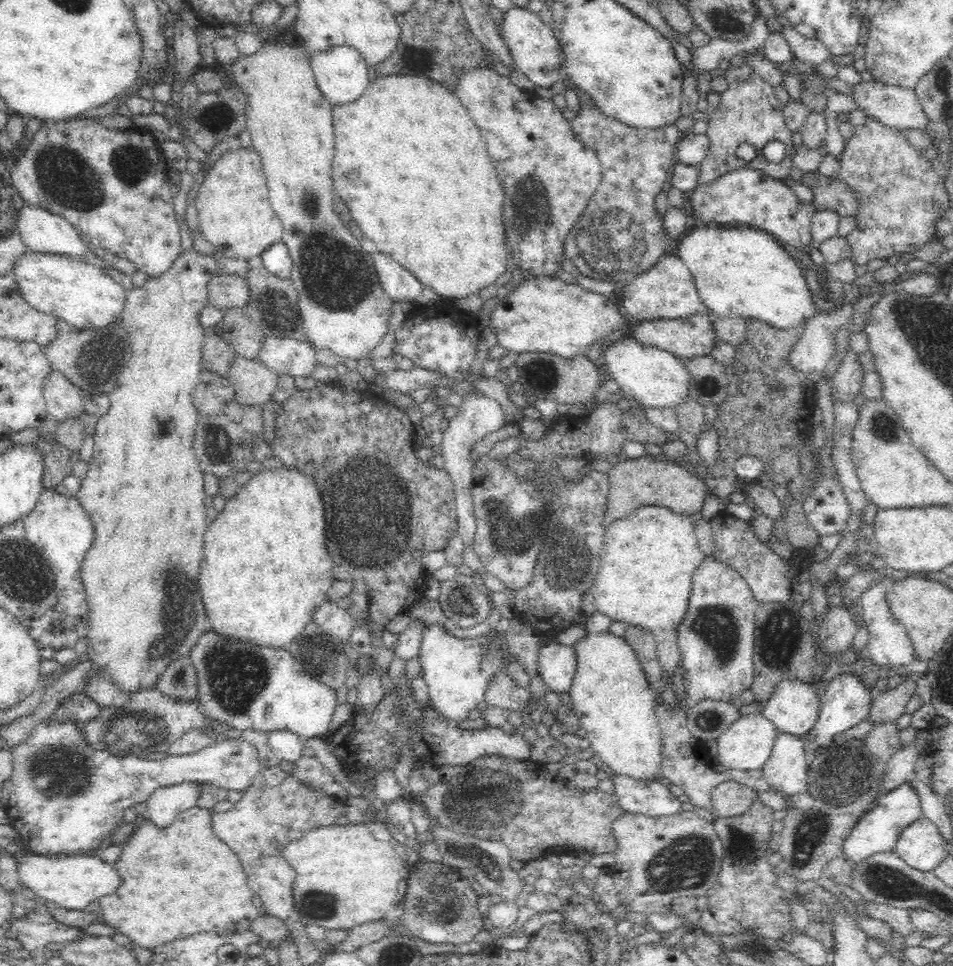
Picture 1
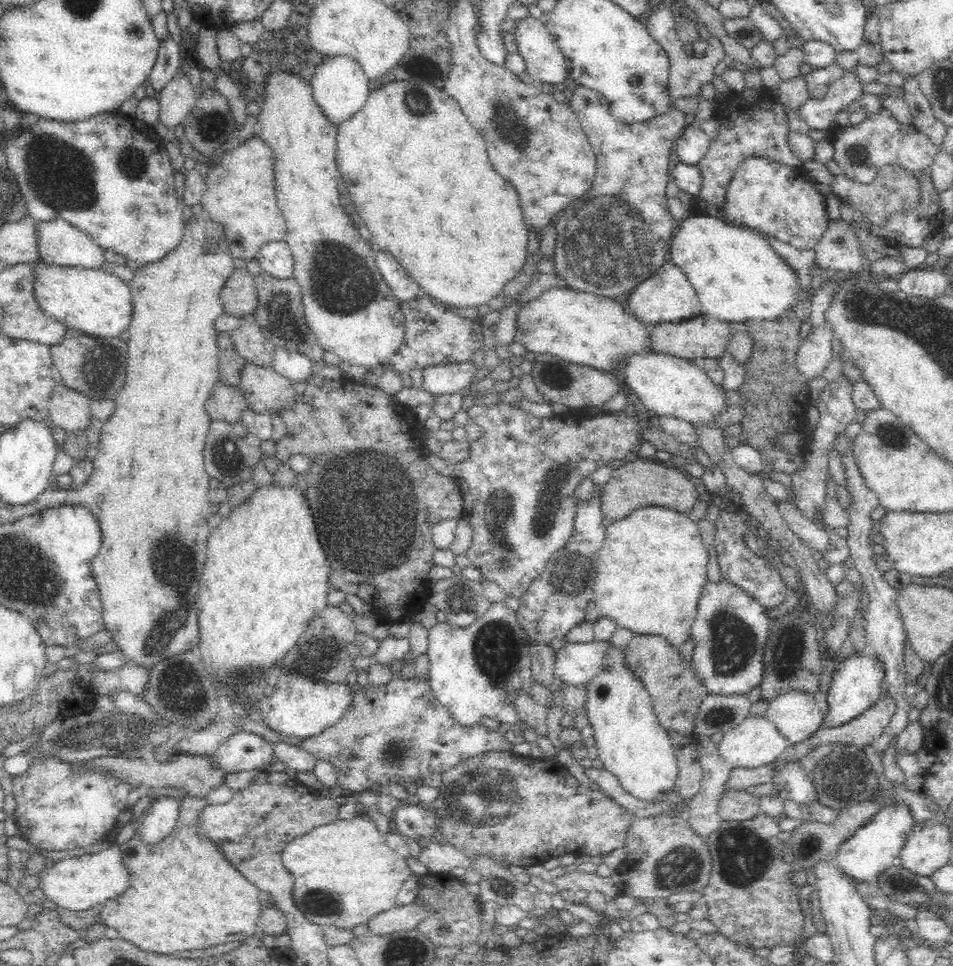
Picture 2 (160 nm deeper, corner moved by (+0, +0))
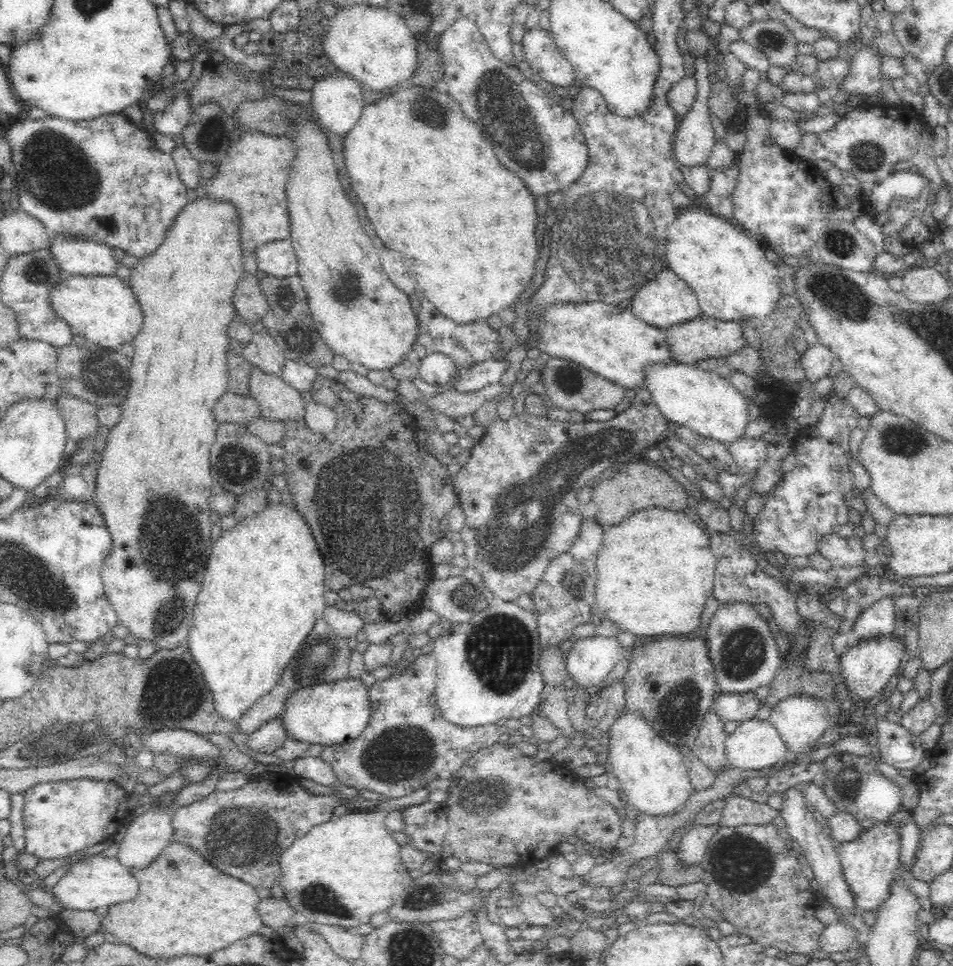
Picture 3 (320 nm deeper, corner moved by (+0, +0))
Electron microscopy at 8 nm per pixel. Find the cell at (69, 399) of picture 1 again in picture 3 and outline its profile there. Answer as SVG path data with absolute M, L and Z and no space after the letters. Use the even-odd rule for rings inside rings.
M60 393L55 401L55 409L64 421L67 440L70 445L88 436L93 439L98 430L96 417L97 406L84 398Z

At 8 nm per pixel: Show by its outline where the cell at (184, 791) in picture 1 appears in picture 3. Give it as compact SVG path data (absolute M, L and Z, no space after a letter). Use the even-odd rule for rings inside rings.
M162 805L161 807L152 807L144 811L140 816L133 817L129 825L121 828L122 831L118 836L121 843L118 846L117 854L119 862L128 870L130 868L146 868L150 862L154 862L174 838L173 816L174 811L170 807L166 807L166 805Z

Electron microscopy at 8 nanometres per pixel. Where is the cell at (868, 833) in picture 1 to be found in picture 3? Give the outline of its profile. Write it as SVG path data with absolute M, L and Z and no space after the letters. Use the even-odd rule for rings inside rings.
M888 819L876 822L874 826L863 827L858 838L852 842L837 843L836 850L843 876L862 912L875 912L889 895L903 850L902 830L900 822Z

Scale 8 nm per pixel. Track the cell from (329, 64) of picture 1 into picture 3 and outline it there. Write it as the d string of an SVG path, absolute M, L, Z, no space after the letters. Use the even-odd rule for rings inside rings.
M337 67L333 73L321 76L312 85L310 89L312 100L310 100L309 106L318 118L318 122L328 128L328 132L343 137L356 124L367 105L364 102L363 87L363 82L356 75L350 75L348 71Z

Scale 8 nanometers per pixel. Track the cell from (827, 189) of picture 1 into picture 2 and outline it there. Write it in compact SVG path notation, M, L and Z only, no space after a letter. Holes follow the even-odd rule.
M819 161L803 162L802 167L808 171L808 178L812 182L826 184L834 196L848 202L852 210L862 217L869 218L874 225L881 225L890 213L915 207L919 201L919 184L911 174L899 166L884 166L875 180L867 185L850 180L846 174L835 176Z

